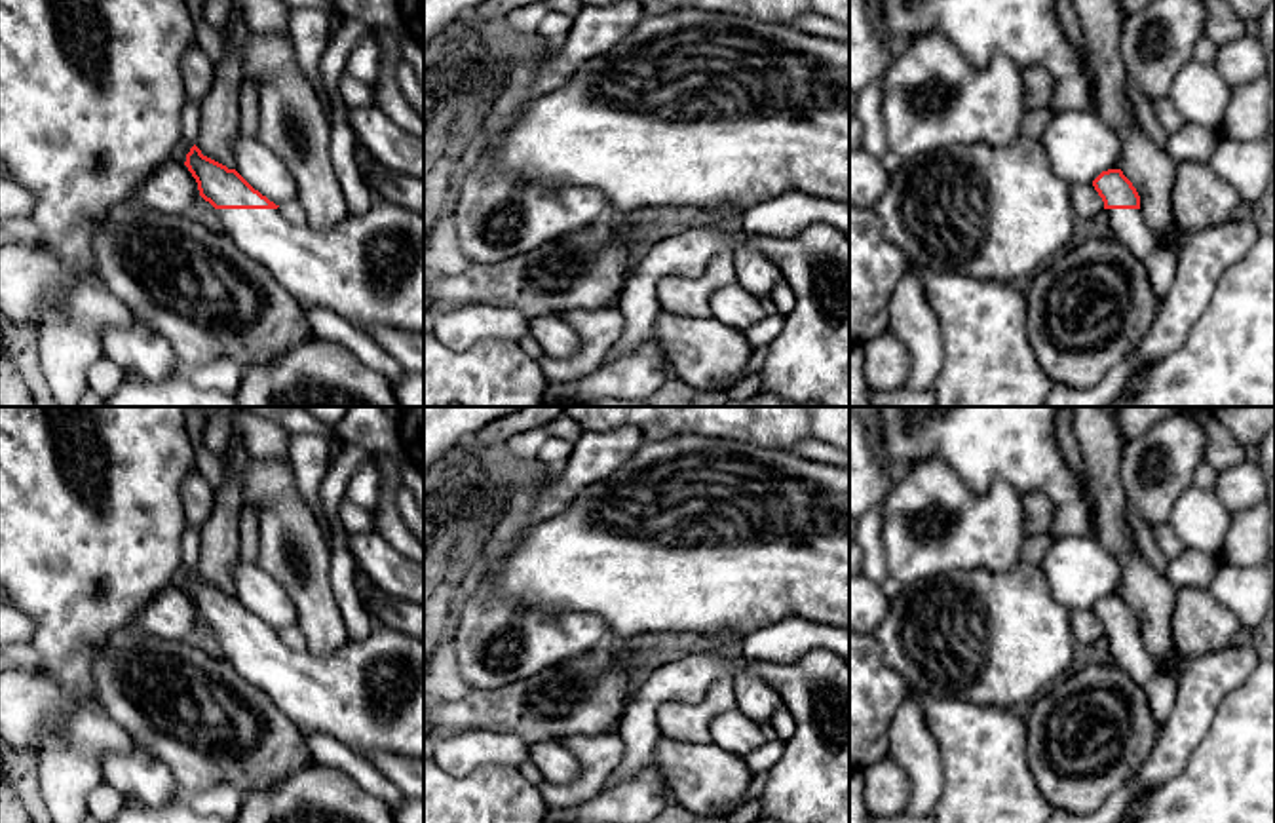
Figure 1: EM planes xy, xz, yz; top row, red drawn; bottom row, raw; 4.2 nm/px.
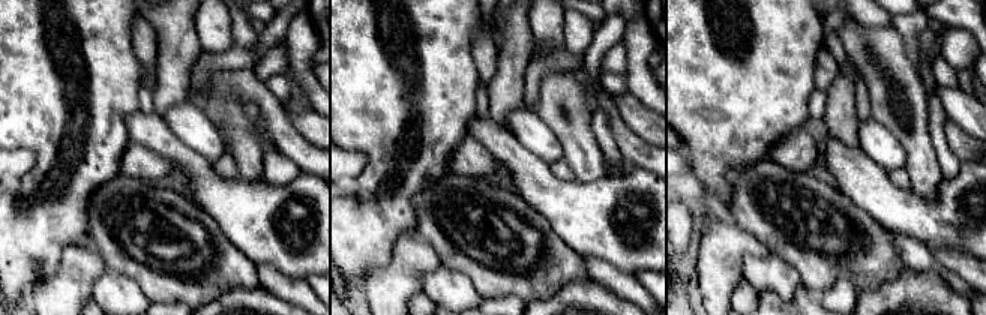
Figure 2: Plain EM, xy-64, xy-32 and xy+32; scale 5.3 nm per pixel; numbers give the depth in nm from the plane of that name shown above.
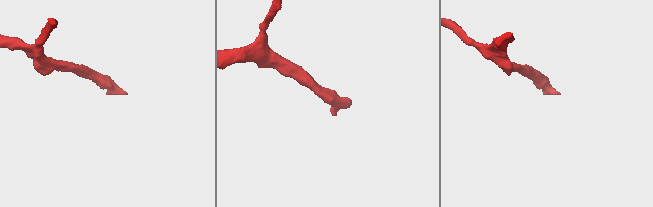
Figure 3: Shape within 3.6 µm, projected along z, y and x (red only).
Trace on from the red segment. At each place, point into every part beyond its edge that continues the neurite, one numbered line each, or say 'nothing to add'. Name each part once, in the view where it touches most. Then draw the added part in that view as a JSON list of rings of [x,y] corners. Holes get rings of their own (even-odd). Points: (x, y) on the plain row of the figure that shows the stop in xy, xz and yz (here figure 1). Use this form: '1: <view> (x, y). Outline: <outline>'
1: xy (369, 696). Outline: [[[374,623],[361,642],[329,656],[293,650],[279,635],[219,635],[222,658],[260,688],[300,730],[327,734],[353,751],[424,758],[424,642]]]

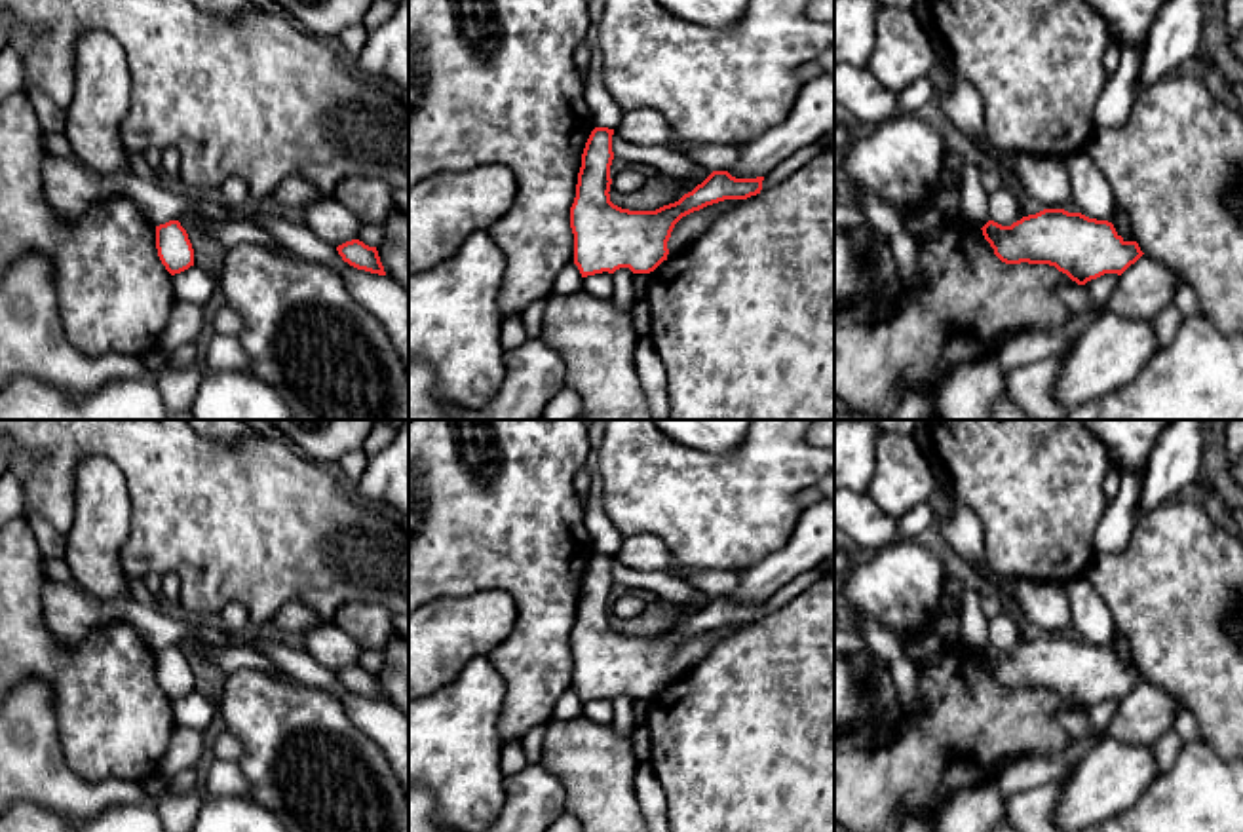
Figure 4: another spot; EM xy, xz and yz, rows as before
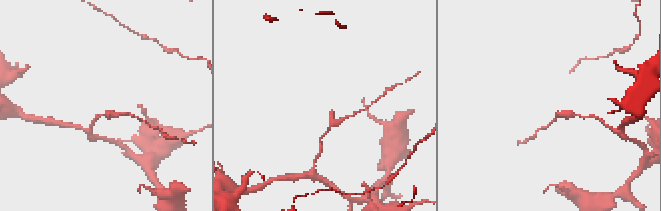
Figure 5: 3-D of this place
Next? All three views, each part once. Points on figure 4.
nothing to add

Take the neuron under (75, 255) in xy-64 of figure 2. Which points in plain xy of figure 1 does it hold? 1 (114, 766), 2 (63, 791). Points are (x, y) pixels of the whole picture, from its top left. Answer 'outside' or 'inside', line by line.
1: outside
2: inside

